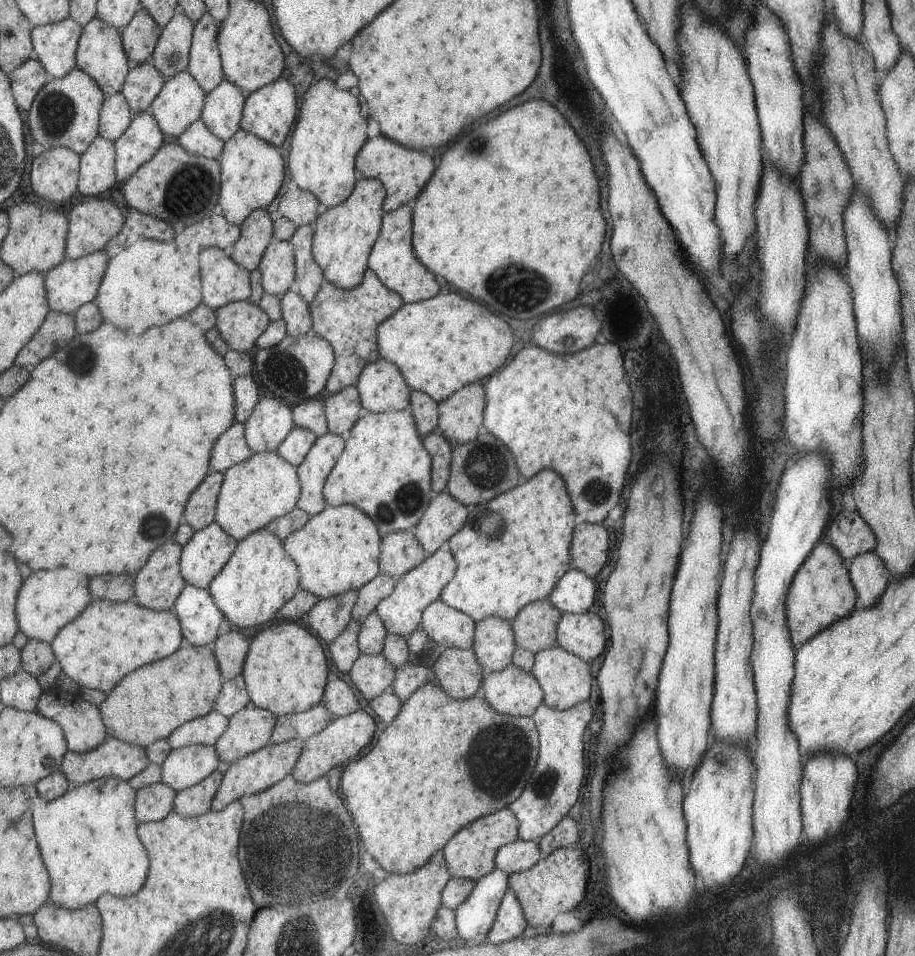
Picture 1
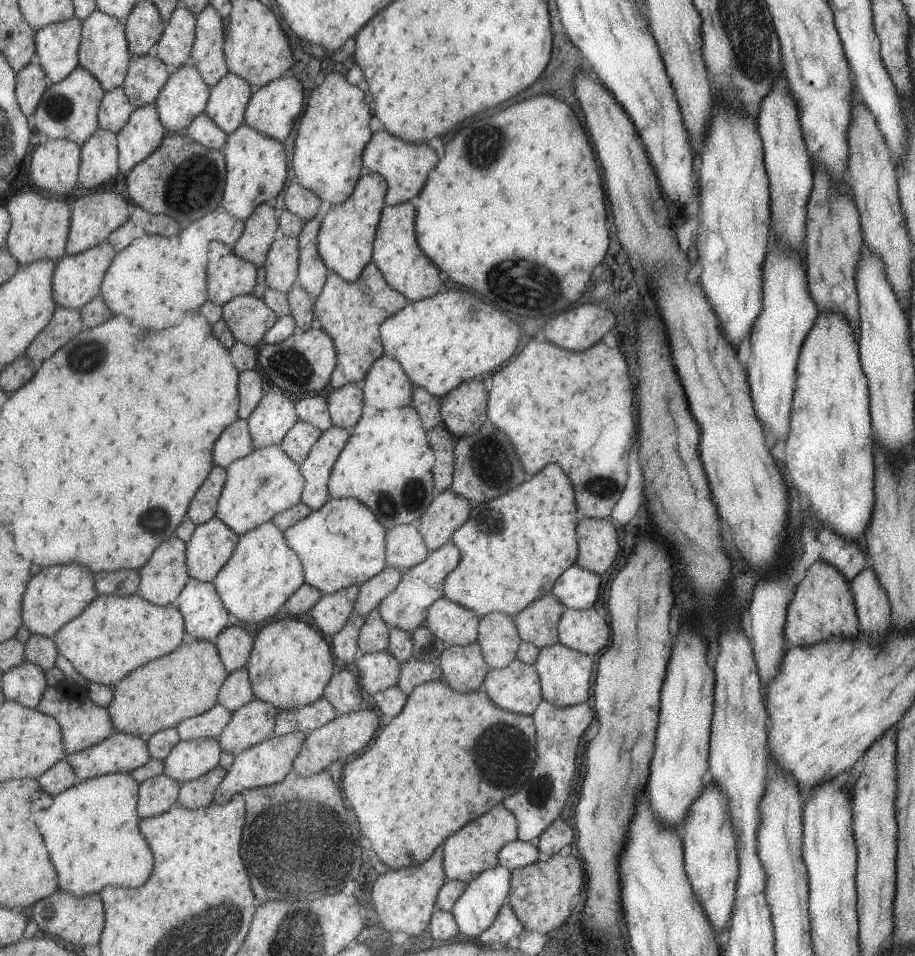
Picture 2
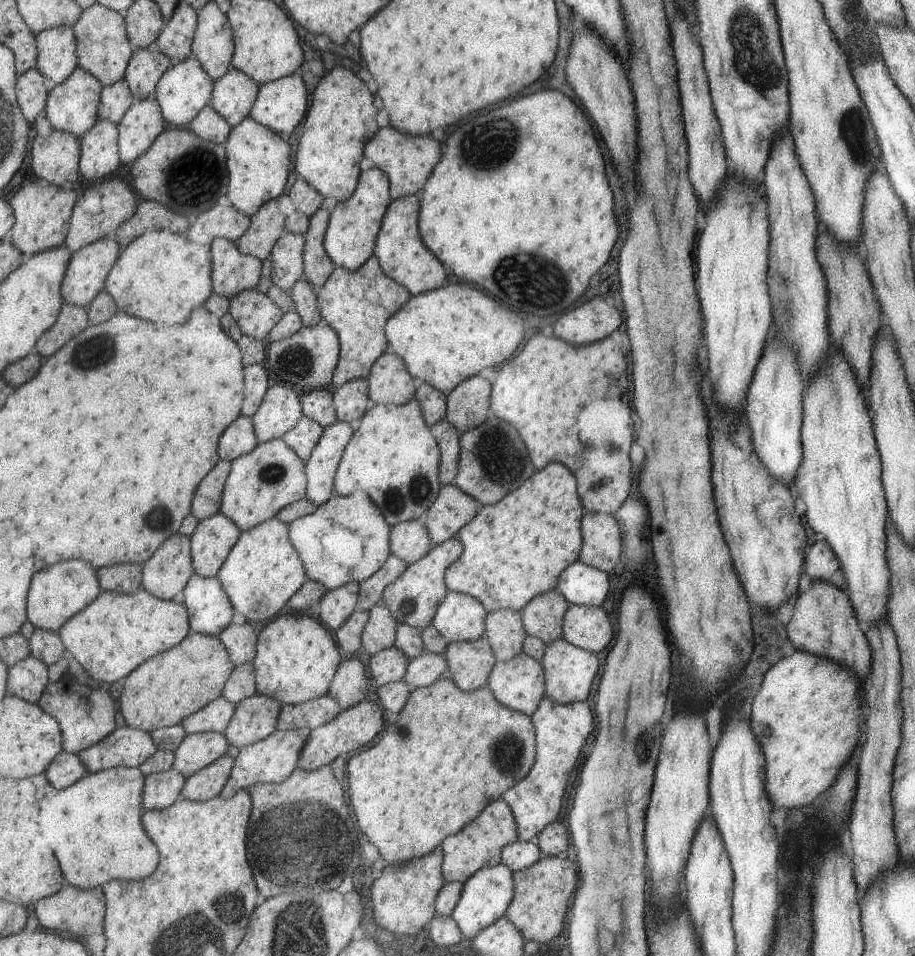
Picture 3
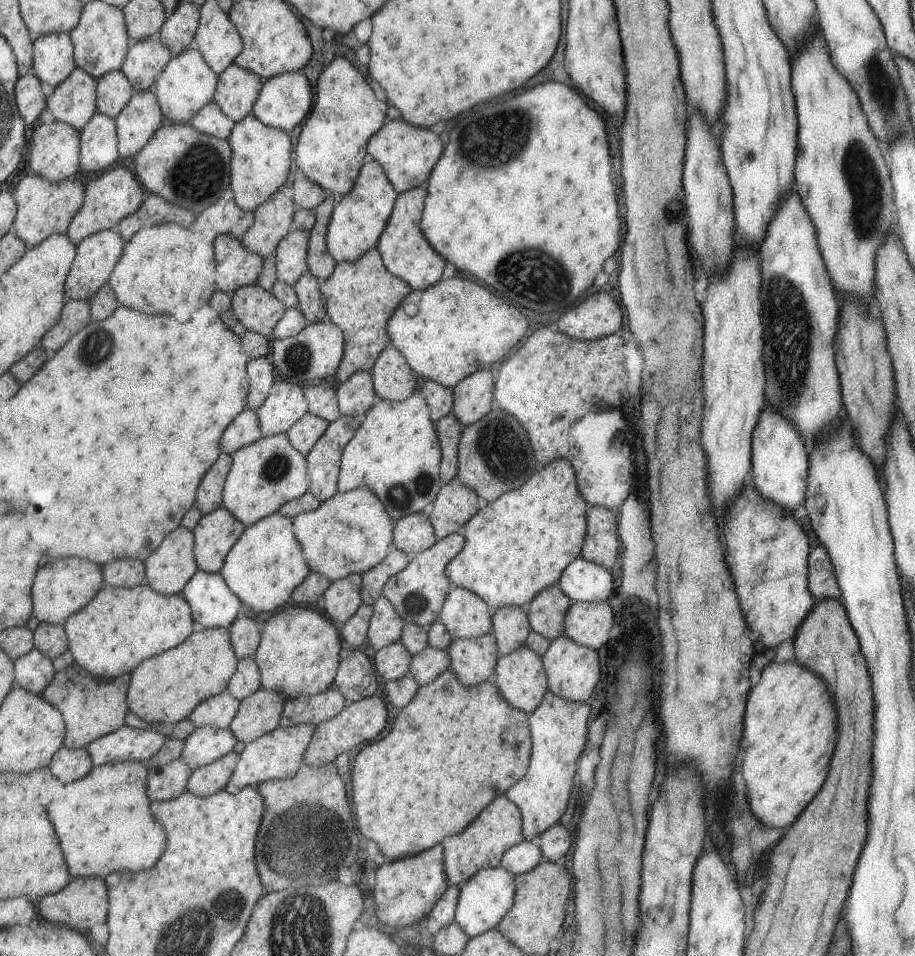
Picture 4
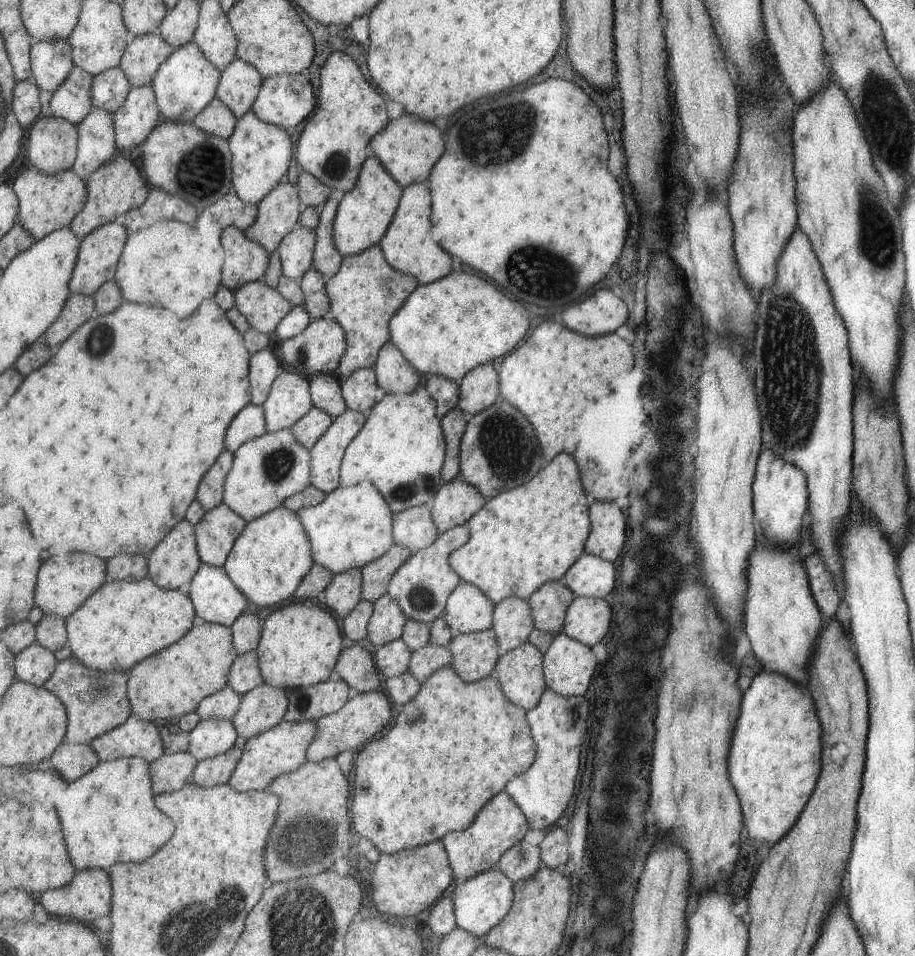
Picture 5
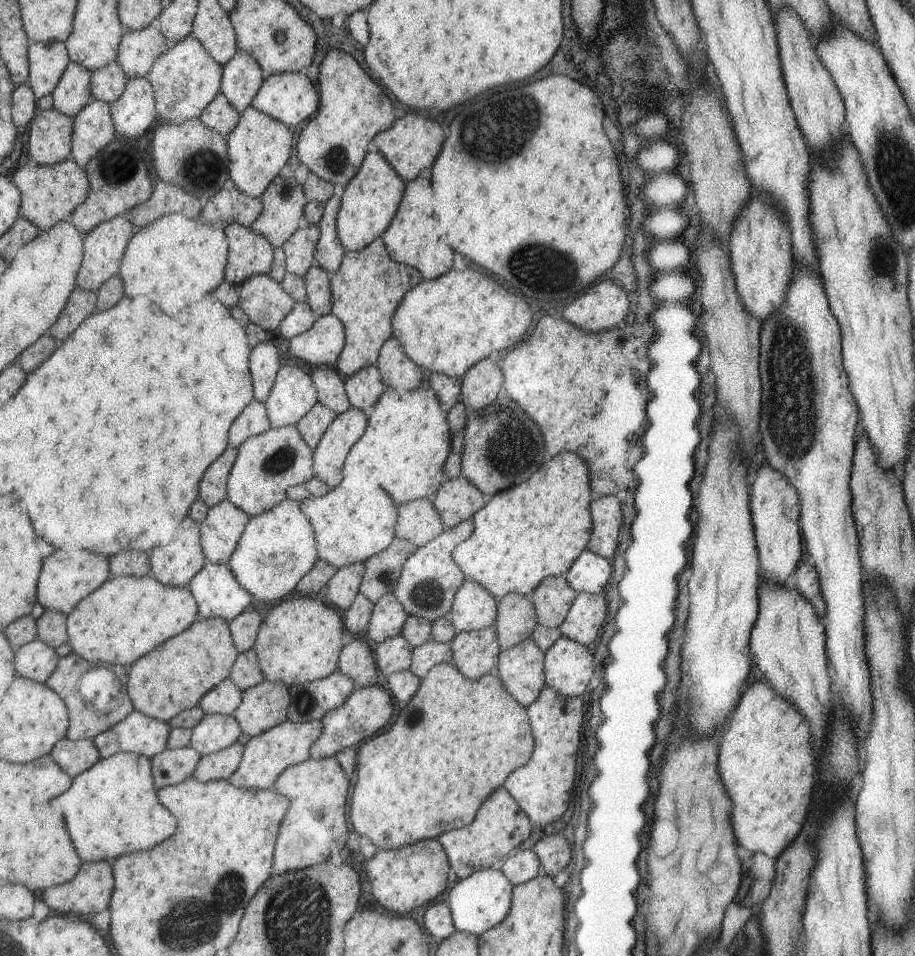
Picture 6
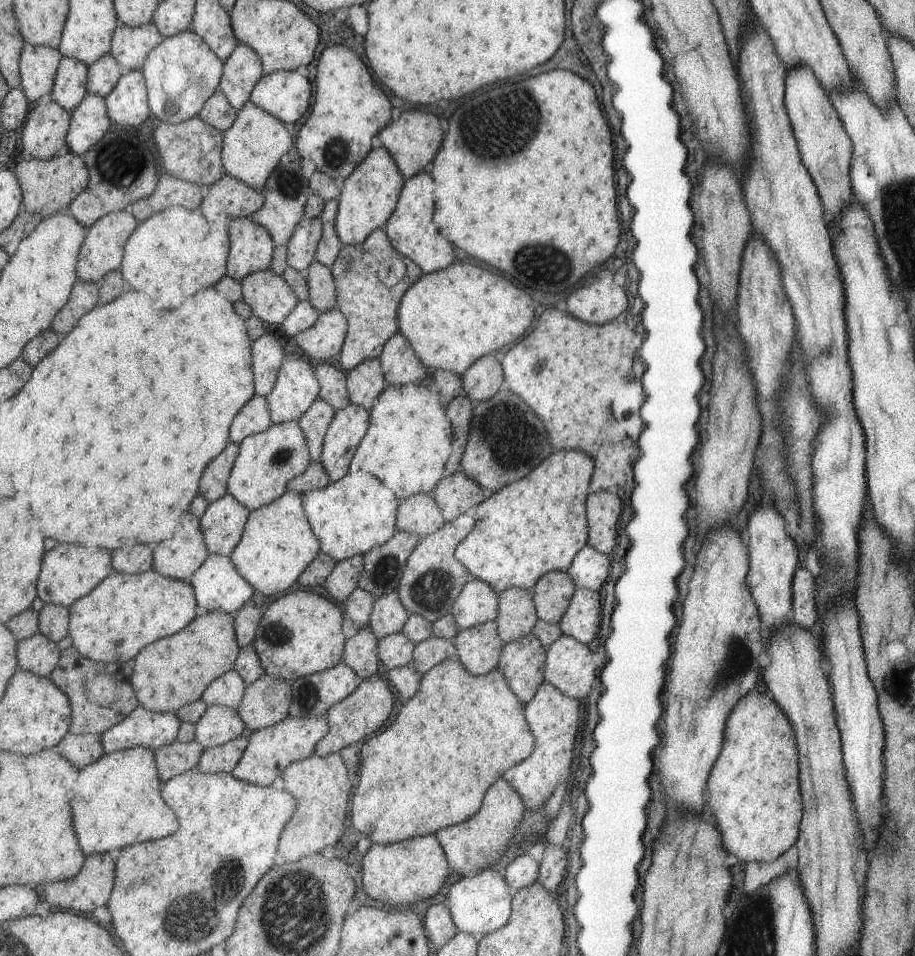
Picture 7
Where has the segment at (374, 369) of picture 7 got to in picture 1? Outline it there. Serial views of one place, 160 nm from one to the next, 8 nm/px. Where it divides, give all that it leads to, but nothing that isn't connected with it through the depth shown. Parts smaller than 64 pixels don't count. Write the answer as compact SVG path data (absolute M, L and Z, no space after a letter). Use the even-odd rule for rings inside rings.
M347 386L331 394L324 402L324 410L328 433L338 436L350 432L364 413L355 386Z

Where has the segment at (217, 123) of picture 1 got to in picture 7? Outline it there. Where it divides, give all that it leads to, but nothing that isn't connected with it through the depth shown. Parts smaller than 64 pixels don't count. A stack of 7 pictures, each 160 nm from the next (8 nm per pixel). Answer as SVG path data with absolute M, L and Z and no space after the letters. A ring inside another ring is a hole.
M237 43L233 52L222 64L218 89L227 102L239 110L250 97L251 89L263 75L262 64L252 48Z

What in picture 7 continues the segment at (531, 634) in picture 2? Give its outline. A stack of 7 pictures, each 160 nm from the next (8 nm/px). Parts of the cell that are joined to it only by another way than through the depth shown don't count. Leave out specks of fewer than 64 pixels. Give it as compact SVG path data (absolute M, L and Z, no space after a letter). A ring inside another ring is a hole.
M549 571L540 576L529 590L538 619L557 625L575 589L566 571Z

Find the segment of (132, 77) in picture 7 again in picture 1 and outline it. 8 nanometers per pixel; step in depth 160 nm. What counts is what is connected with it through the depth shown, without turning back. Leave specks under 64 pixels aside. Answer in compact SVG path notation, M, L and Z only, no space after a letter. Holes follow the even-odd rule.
M133 114L127 129L114 141L116 182L127 181L163 144L163 135L152 114Z

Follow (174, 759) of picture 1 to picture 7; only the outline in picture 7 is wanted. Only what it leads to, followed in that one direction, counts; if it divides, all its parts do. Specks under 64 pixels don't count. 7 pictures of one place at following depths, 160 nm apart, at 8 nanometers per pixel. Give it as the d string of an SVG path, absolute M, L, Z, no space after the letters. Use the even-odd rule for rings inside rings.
M206 705L194 724L194 738L204 749L221 746L243 732L244 722L236 709L223 705Z

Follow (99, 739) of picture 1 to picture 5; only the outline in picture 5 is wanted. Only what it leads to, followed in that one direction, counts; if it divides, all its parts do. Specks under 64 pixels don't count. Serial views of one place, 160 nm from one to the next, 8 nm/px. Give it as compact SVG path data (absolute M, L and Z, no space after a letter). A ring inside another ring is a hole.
M71 656L67 660L56 661L54 671L42 687L54 694L63 704L66 712L64 741L67 744L89 744L95 737L121 726L127 717L131 716L132 712L126 695L127 679L128 673L119 671L119 676L111 678L111 674L103 674L103 680L101 680L99 671L86 667L77 657ZM101 688L103 688L103 694L95 694Z

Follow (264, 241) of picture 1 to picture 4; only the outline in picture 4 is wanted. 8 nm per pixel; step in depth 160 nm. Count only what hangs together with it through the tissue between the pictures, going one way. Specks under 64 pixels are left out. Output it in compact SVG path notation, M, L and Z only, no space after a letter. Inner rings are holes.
M279 190L252 210L253 224L238 241L264 259L274 254L277 243L290 231L295 206L291 198Z

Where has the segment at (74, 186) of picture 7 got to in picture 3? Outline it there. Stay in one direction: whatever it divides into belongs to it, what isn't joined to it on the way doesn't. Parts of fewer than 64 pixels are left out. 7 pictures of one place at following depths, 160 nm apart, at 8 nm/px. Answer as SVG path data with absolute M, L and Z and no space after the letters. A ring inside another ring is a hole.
M39 181L23 184L8 201L14 216L8 235L11 244L24 257L63 245L76 198L75 191L69 187L61 188Z

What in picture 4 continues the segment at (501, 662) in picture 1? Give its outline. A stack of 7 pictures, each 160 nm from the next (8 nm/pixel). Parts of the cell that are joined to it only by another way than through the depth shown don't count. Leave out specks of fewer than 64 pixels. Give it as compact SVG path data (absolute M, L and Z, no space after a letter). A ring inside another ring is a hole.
M507 605L492 610L492 634L499 655L506 655L525 642L530 630L525 608Z

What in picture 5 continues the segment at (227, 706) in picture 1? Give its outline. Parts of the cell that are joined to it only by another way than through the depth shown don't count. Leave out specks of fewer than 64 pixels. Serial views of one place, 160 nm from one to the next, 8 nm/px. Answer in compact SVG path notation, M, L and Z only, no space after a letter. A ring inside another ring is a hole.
M256 651L237 654L227 675L229 688L232 688L233 692L241 696L262 683Z

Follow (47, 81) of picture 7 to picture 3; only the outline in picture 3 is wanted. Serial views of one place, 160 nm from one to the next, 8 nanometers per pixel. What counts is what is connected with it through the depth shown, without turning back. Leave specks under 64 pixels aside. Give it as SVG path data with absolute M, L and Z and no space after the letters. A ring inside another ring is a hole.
M72 27L43 29L34 35L36 44L35 68L56 84L64 81L78 66L76 38Z

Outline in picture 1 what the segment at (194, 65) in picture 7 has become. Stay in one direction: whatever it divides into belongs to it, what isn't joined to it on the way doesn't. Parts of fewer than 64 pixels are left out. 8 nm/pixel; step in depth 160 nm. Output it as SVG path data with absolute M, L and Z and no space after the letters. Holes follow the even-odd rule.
M180 71L164 80L149 112L155 118L162 135L178 138L200 118L205 96L206 93L193 76L189 72Z

